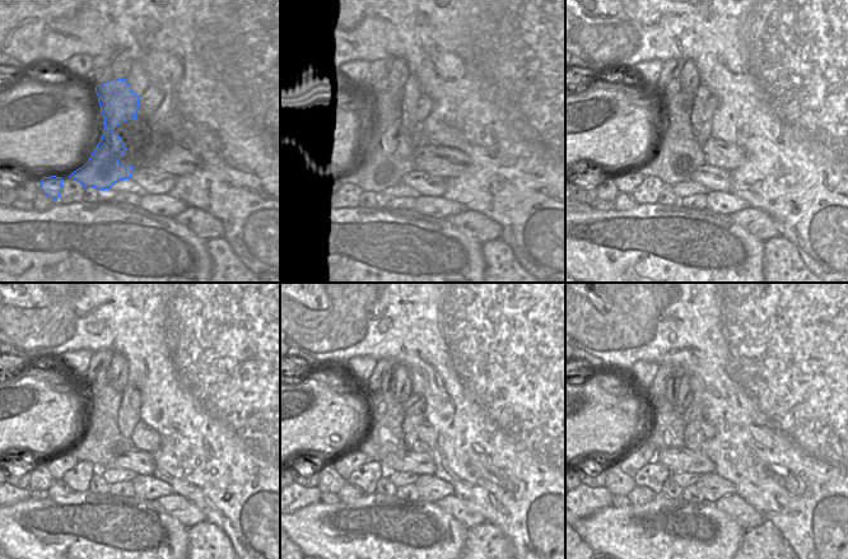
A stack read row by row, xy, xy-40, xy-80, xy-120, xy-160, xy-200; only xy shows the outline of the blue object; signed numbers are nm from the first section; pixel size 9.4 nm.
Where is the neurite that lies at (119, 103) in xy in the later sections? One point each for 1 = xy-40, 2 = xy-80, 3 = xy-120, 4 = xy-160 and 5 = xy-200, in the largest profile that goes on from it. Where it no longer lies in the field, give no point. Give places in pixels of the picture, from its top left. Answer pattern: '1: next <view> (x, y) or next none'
1: next xy-40 (394, 155)
2: next xy-80 (679, 154)
3: next xy-120 (102, 442)
4: next xy-160 (386, 437)
5: next xy-200 (669, 425)

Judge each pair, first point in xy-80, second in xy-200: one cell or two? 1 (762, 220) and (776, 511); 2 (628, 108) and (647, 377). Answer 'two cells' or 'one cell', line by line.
1: two cells
2: two cells

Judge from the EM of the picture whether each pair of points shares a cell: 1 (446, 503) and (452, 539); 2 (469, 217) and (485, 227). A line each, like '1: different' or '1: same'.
1: different
2: same

